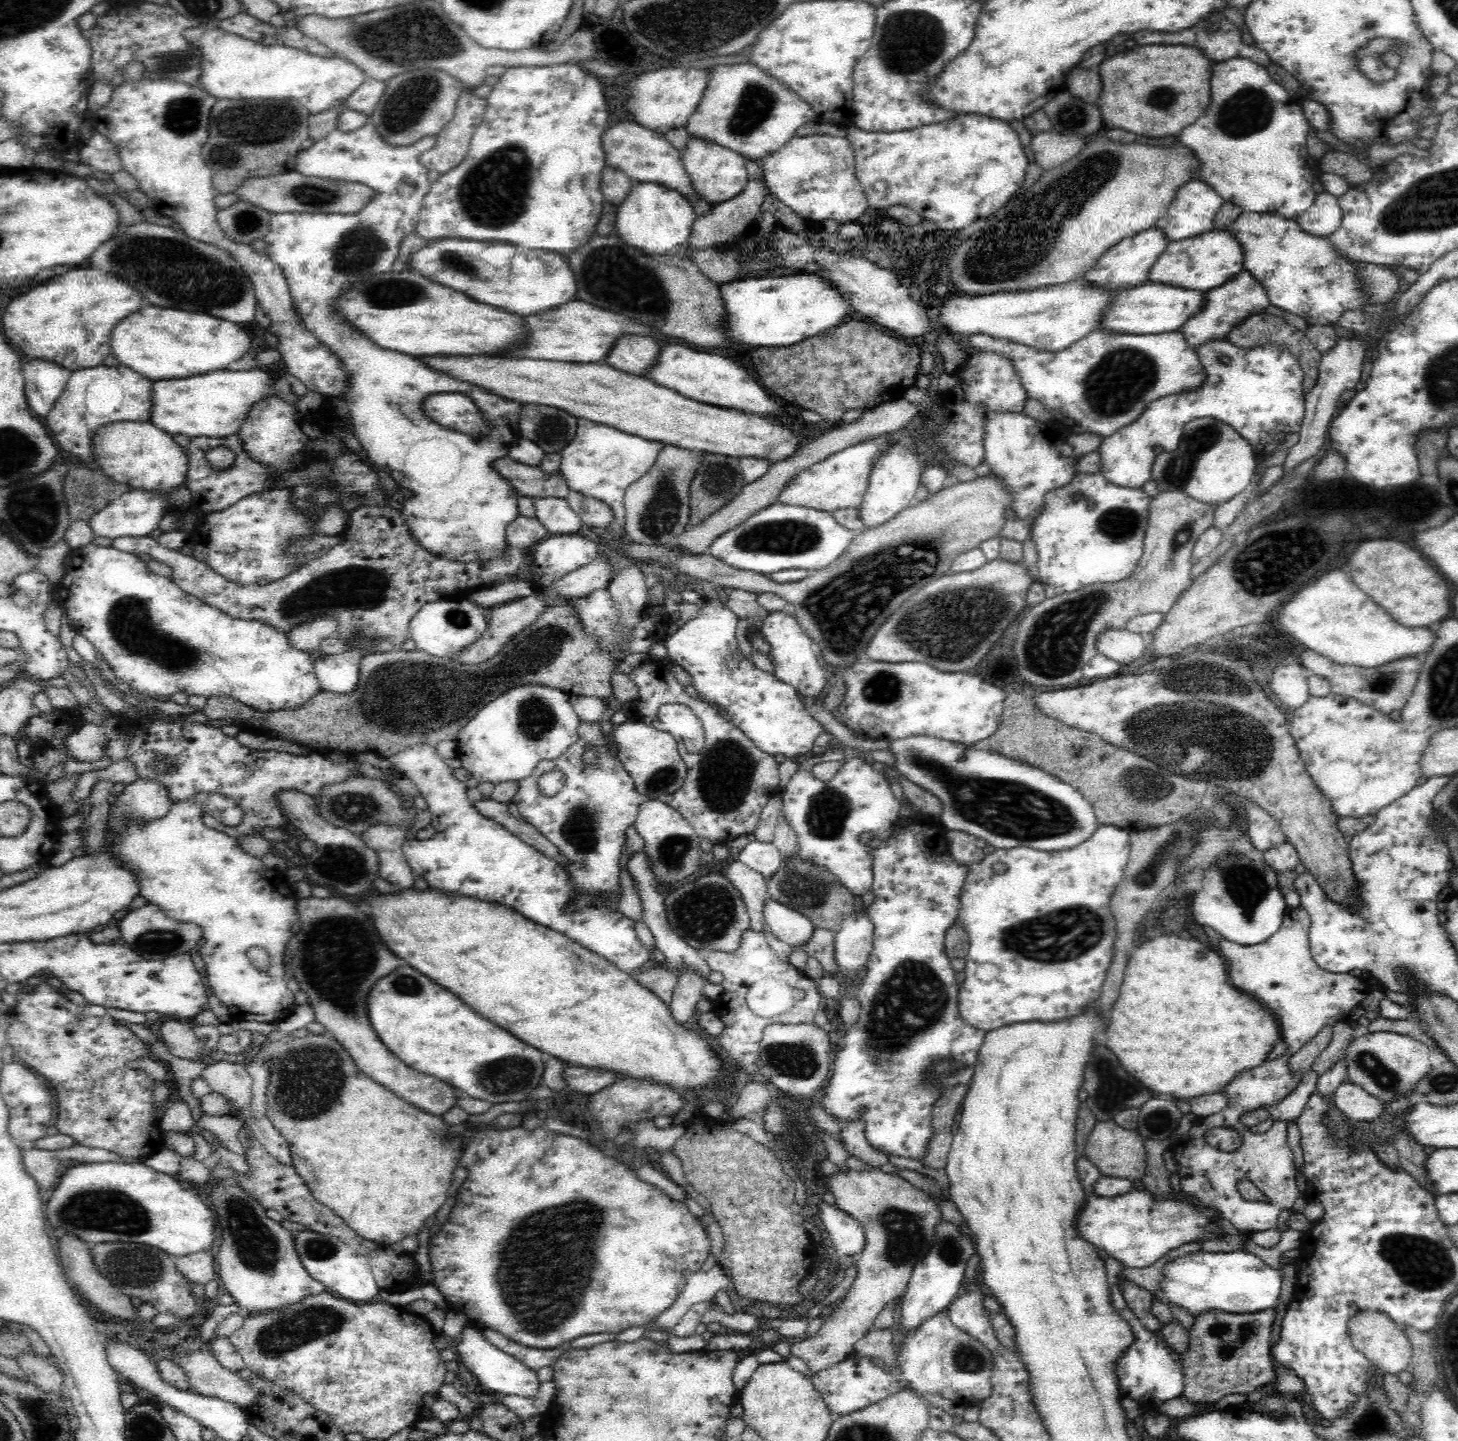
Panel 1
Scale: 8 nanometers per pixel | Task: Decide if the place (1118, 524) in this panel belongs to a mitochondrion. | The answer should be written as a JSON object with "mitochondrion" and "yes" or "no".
{"mitochondrion":"yes"}

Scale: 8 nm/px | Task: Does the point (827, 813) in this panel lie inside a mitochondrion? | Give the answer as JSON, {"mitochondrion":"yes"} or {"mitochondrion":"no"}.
{"mitochondrion":"yes"}

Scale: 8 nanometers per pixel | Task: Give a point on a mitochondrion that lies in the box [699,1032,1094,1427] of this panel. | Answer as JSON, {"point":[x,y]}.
{"point":[907,1238]}

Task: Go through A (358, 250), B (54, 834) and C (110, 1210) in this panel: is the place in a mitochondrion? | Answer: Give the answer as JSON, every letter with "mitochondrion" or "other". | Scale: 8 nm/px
{"A":"mitochondrion","B":"other","C":"mitochondrion"}

